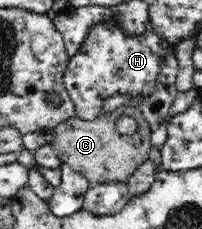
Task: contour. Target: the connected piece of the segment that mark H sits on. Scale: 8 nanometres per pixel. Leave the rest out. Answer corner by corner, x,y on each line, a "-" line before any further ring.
116,24
95,26
83,41
79,52
68,62
63,84
74,104
74,116
94,120
103,114
105,100
113,94
149,96
155,90
159,76
159,60
173,54
175,45
160,38
149,24
145,37
128,37

